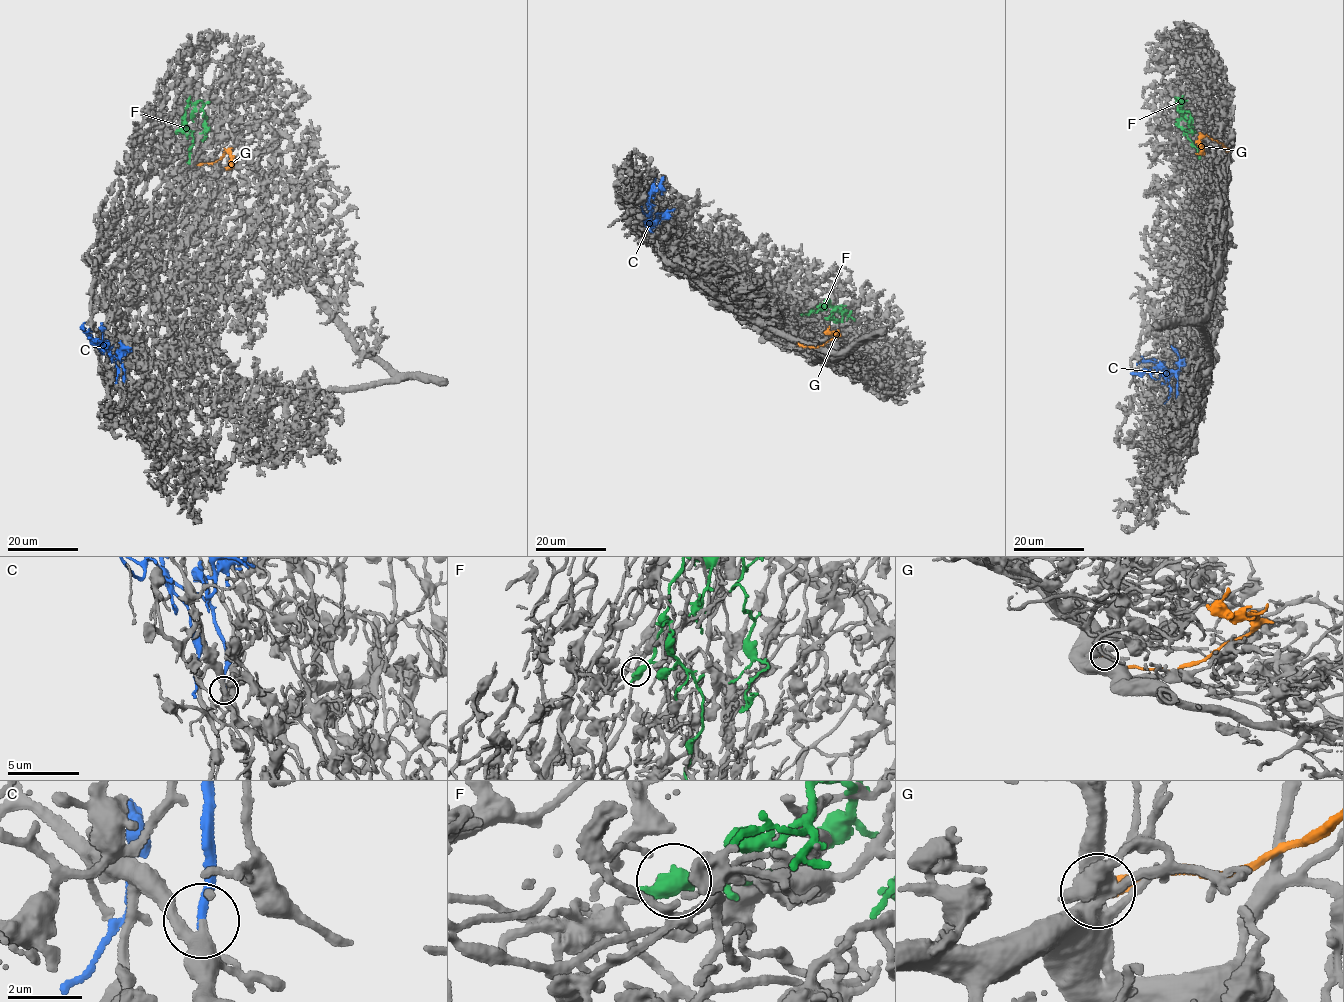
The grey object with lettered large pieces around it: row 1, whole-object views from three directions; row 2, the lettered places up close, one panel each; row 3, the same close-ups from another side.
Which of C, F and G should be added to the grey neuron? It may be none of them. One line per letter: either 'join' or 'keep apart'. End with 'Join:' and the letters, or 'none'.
C: join
F: keep apart
G: keep apart
Join: C

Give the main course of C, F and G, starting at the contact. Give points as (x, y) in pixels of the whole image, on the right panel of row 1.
C: (1176, 397), (1177, 373), (1161, 373), (1160, 364), (1155, 362), (1137, 363)
F: (1193, 130), (1181, 117), (1178, 98), (1177, 109), (1190, 115), (1190, 130), (1186, 130)
G: (1227, 151), (1220, 143), (1205, 135), (1200, 139), (1201, 150), (1196, 154)

